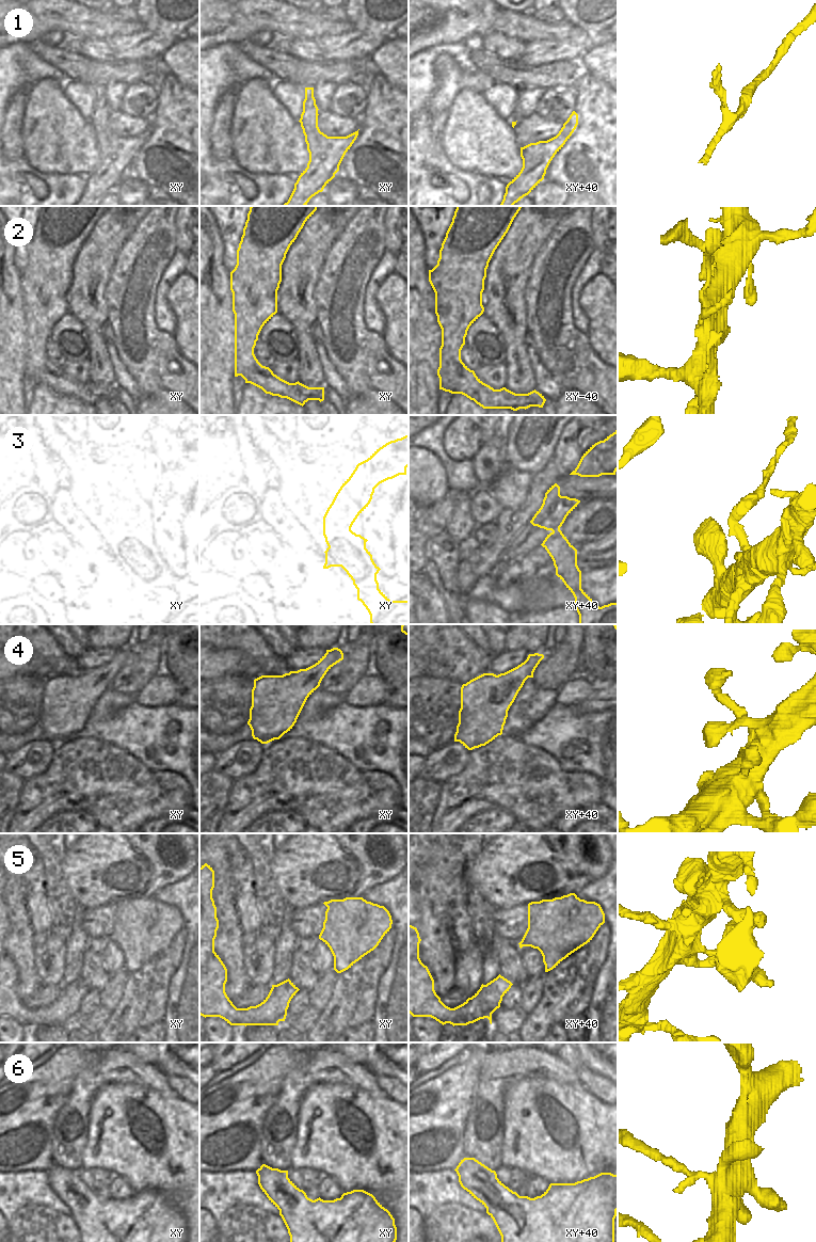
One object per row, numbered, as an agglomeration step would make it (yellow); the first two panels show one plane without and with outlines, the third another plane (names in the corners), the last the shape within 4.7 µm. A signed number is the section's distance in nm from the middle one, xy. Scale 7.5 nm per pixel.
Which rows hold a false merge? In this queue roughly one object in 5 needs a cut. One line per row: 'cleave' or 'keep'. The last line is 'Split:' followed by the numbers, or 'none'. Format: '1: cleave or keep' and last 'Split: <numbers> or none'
1: keep
2: cleave
3: cleave
4: keep
5: keep
6: keep
Split: 2, 3

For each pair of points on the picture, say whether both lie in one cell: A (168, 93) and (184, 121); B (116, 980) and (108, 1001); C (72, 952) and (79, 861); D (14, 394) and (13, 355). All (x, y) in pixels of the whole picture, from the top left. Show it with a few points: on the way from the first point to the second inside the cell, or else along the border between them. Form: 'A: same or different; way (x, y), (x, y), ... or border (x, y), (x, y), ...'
A: same; way (174, 99), (181, 114)
B: same; way (115, 985), (110, 996)
C: different; border (78, 905), (83, 909)
D: same; way (13, 384), (13, 365)

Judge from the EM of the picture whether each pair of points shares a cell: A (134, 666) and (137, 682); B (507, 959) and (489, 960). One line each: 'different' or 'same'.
A: same
B: different

